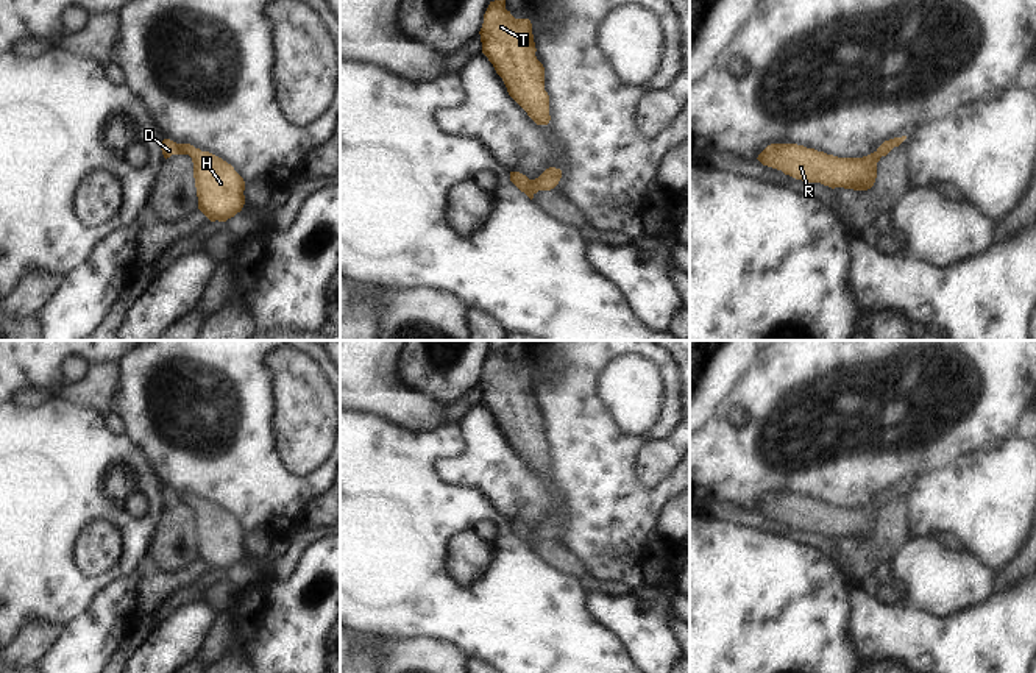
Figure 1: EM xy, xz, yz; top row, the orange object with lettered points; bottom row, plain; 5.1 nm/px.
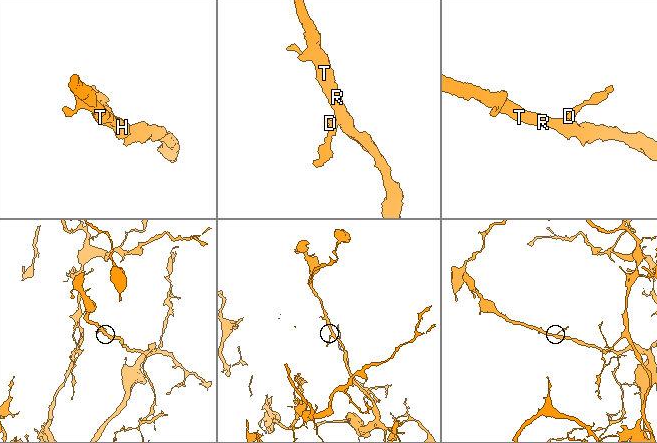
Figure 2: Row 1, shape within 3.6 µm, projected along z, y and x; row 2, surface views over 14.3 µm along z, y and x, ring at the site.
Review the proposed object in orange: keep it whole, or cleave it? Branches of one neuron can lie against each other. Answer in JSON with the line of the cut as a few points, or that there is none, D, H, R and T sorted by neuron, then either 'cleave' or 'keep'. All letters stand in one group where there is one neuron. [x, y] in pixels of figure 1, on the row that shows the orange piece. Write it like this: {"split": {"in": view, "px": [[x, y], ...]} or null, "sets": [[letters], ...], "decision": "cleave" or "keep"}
{"split": null, "sets": [["D", "H", "R", "T"]], "decision": "keep"}

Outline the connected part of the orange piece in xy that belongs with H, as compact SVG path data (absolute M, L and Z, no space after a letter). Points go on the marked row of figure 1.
M170 139L162 141L161 150L165 159L172 155L192 158L198 209L211 222L226 222L242 211L245 181L231 164L190 144L176 144Z

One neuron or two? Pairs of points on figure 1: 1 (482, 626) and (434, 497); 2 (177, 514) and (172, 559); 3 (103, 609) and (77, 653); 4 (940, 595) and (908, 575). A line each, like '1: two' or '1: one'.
1: one
2: one
3: one
4: one

